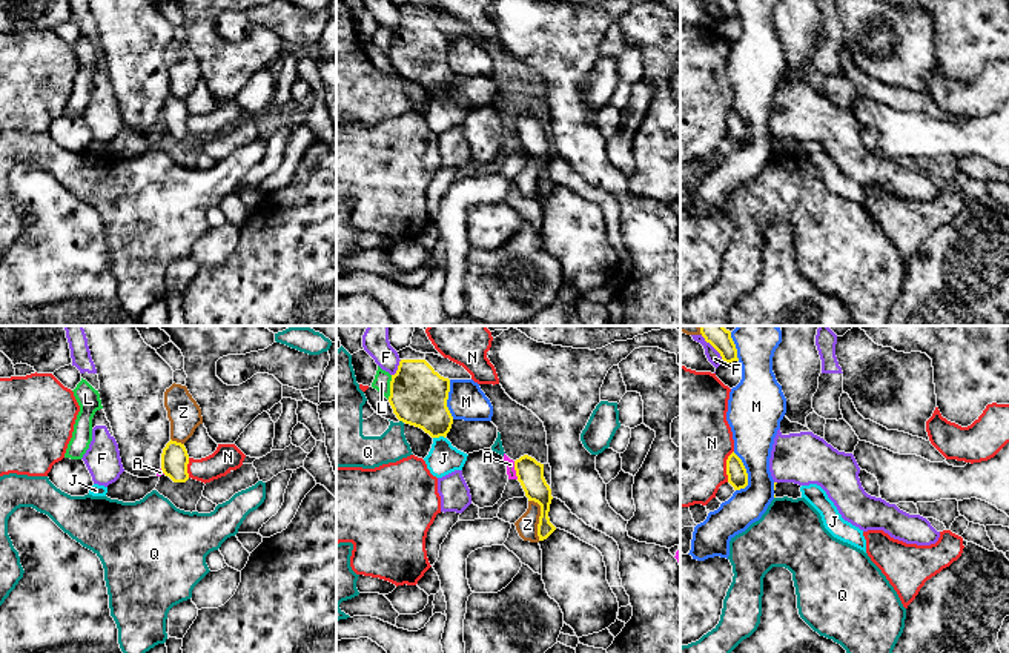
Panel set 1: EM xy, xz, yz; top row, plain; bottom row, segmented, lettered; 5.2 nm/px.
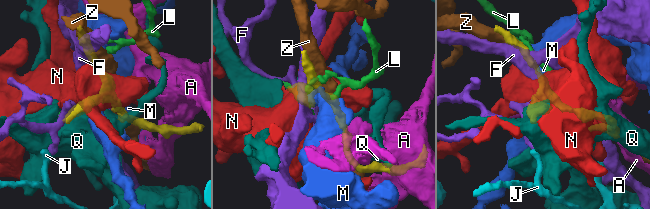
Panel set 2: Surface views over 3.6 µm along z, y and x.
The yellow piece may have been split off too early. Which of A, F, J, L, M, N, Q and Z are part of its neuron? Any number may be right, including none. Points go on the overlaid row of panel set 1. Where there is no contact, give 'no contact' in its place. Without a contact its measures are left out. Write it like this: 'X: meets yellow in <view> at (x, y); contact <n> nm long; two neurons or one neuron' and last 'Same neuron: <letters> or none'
A: meets yellow in xz at (515, 469); contact 100 nm long; two neurons
F: meets yellow in xz at (398, 367); contact 100 nm long; two neurons
J: meets yellow in xz at (438, 437); contact 60 nm long; two neurons
L: meets yellow in xz at (390, 387); contact 130 nm long; two neurons
M: meets yellow in yz at (745, 472); contact 220 nm long; two neurons
N: meets yellow in yz at (727, 466); contact 170 nm long; two neurons
Q: meets yellow in xz at (401, 420); contact 30 nm long; two neurons
Z: meets yellow in xz at (539, 518); contact 220 nm long; two neurons
Same neuron: none

